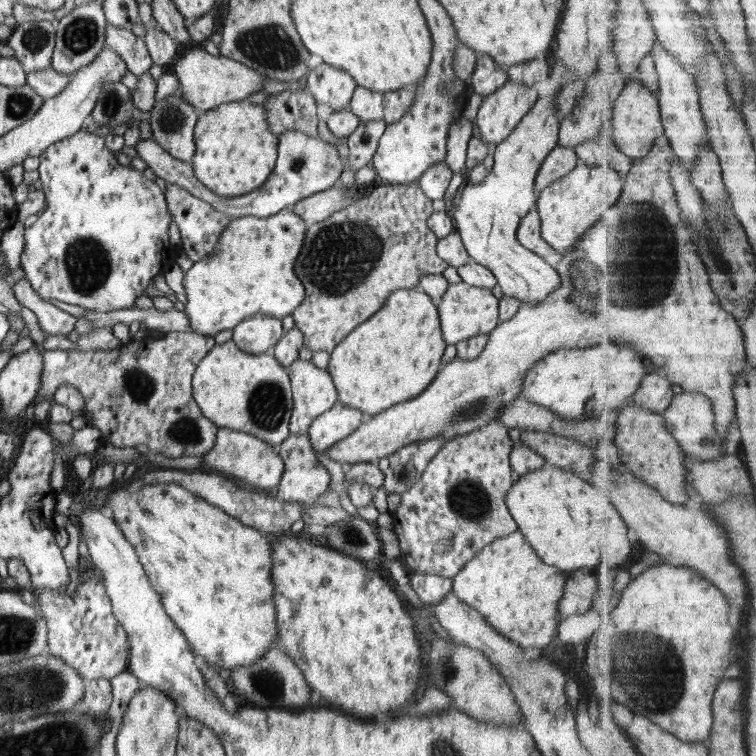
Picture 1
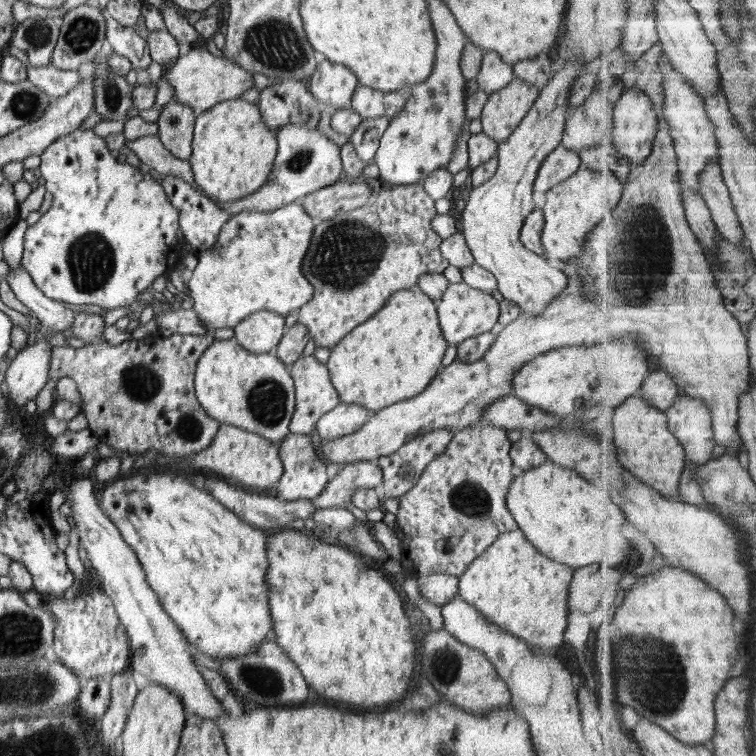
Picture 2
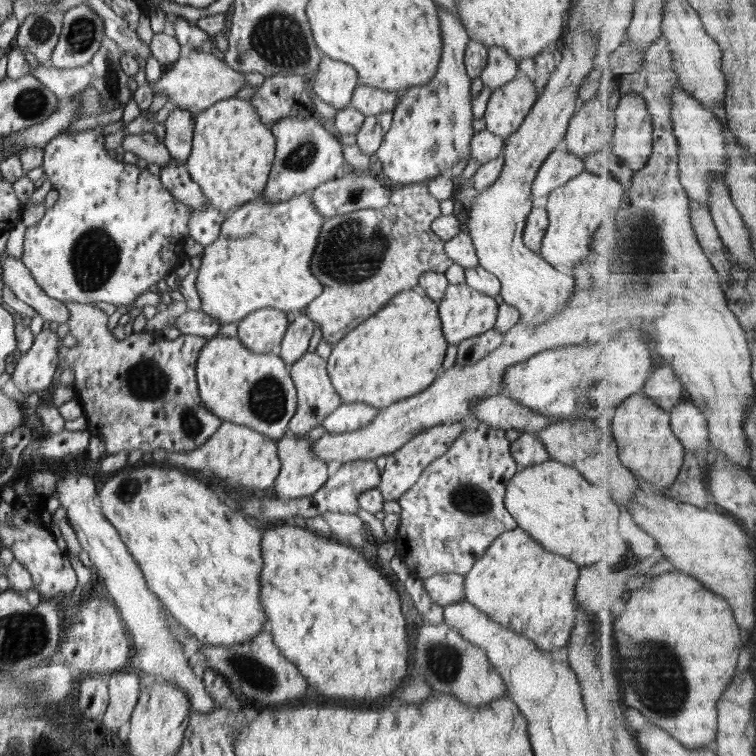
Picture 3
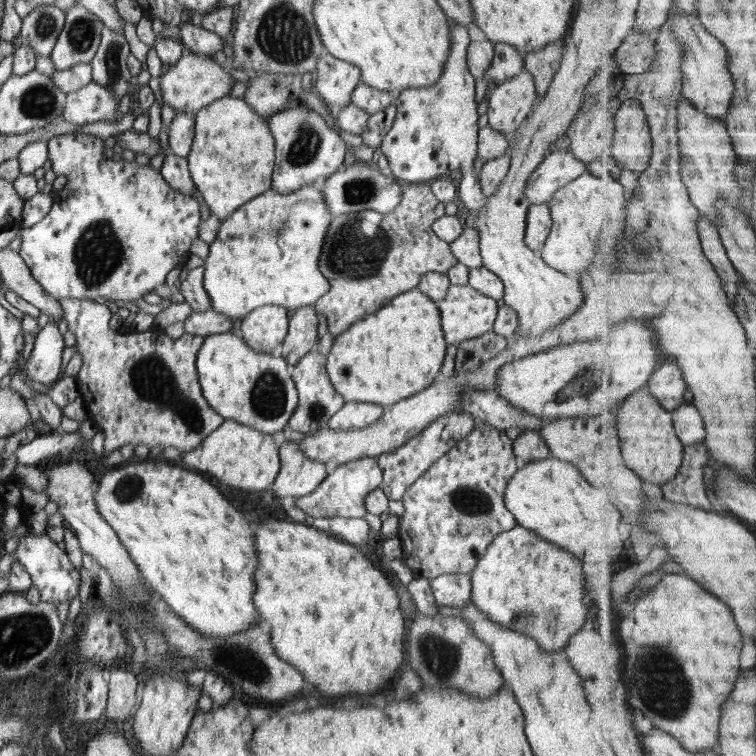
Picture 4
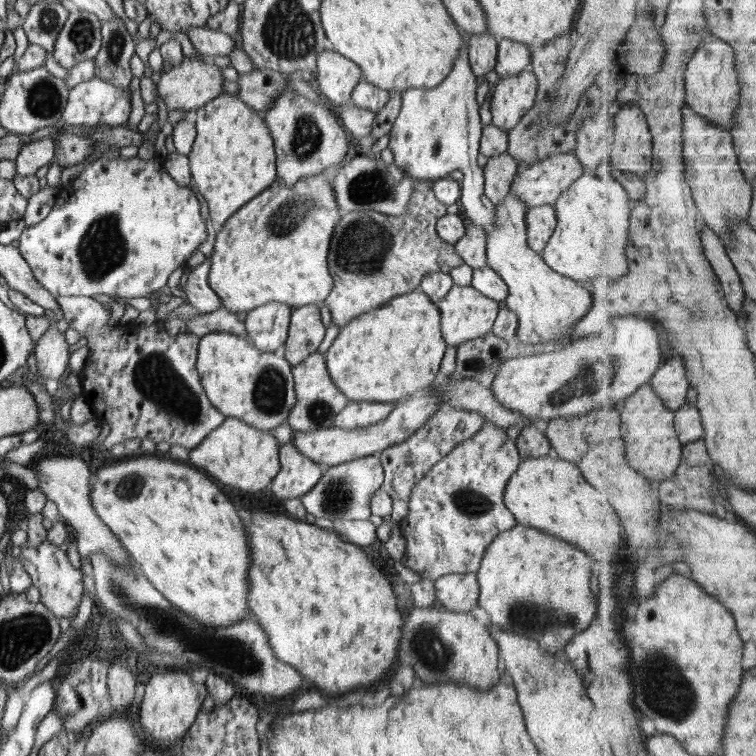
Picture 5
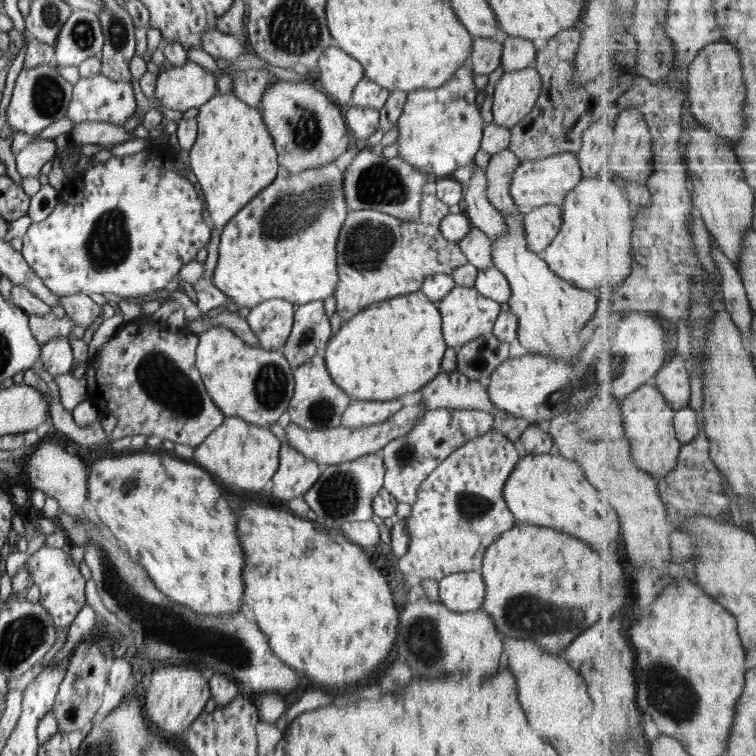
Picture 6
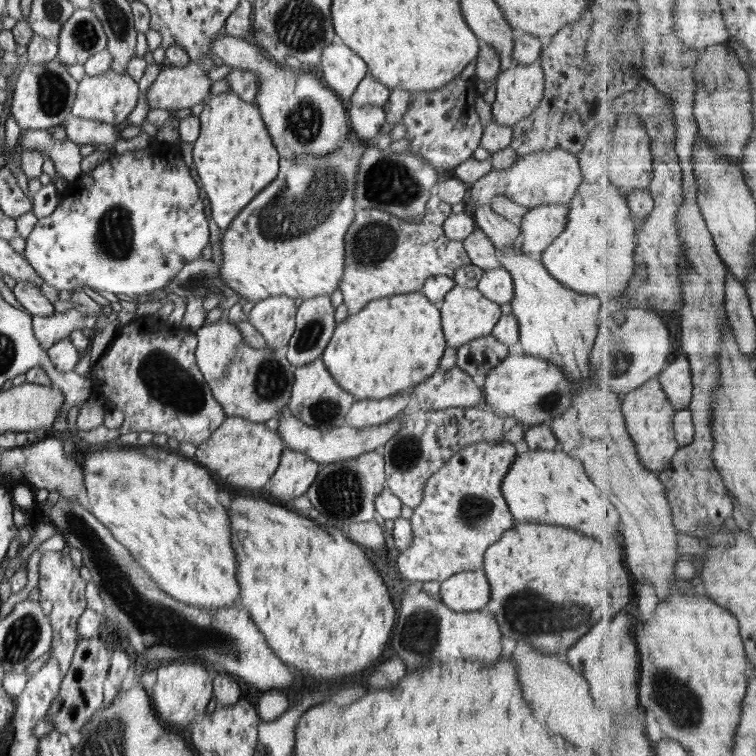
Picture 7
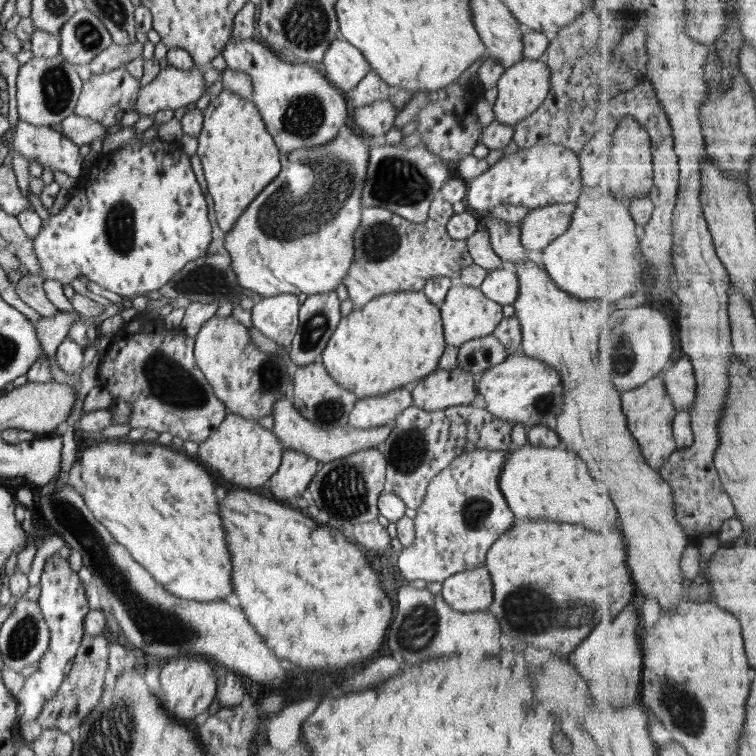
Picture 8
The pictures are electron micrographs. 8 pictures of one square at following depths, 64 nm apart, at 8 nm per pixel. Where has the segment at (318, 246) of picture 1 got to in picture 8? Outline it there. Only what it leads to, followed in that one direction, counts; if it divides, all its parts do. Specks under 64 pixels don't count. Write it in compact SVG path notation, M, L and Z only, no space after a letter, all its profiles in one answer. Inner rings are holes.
M441 196L435 198L428 210L428 219L424 223L410 223L378 206L363 208L360 217L360 227L354 232L354 256L348 275L344 278L349 298L352 299L354 309L363 307L374 297L392 292L423 291L425 283L432 277L448 277L457 281L463 268L473 263L467 242L453 239L447 231L448 221L453 212L453 204L445 201Z

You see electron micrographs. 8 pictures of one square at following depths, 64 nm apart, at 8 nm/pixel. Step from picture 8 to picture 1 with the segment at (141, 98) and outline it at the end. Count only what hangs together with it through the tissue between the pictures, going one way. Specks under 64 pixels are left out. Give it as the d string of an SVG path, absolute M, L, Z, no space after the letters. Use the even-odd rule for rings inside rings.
M204 49L184 53L174 64L173 74L178 78L181 97L195 108L198 116L227 102L247 100L266 84L264 74L258 74L249 66L221 54L212 56Z

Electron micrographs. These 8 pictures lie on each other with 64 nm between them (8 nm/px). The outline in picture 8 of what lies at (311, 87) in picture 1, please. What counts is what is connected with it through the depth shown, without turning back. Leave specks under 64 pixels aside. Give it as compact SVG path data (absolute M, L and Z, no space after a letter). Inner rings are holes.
M344 37L334 39L322 61L325 77L338 89L350 94L351 90L371 70L366 57Z

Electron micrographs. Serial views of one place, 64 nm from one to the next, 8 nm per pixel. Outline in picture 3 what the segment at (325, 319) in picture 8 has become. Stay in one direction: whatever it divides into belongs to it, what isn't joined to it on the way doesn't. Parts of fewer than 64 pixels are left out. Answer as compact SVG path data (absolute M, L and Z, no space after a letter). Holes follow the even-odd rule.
M302 312L297 313L293 322L289 323L286 334L281 342L280 357L288 365L293 365L307 353L310 338L314 334L315 322Z

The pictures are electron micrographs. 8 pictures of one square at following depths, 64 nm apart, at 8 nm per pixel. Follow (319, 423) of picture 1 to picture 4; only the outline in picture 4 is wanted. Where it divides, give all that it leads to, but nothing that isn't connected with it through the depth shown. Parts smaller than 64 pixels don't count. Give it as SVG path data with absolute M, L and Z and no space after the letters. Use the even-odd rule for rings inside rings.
M347 402L330 418L327 428L332 430L362 429L377 422L385 407L365 402Z

